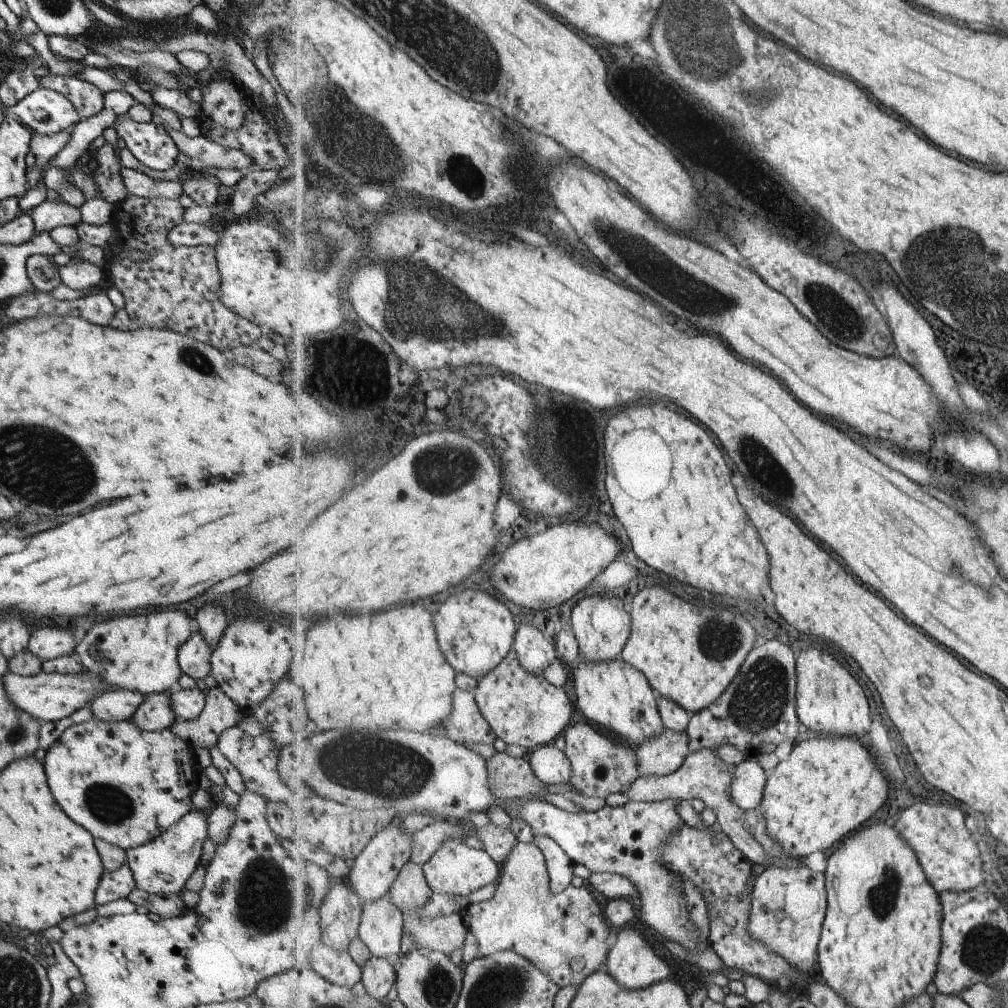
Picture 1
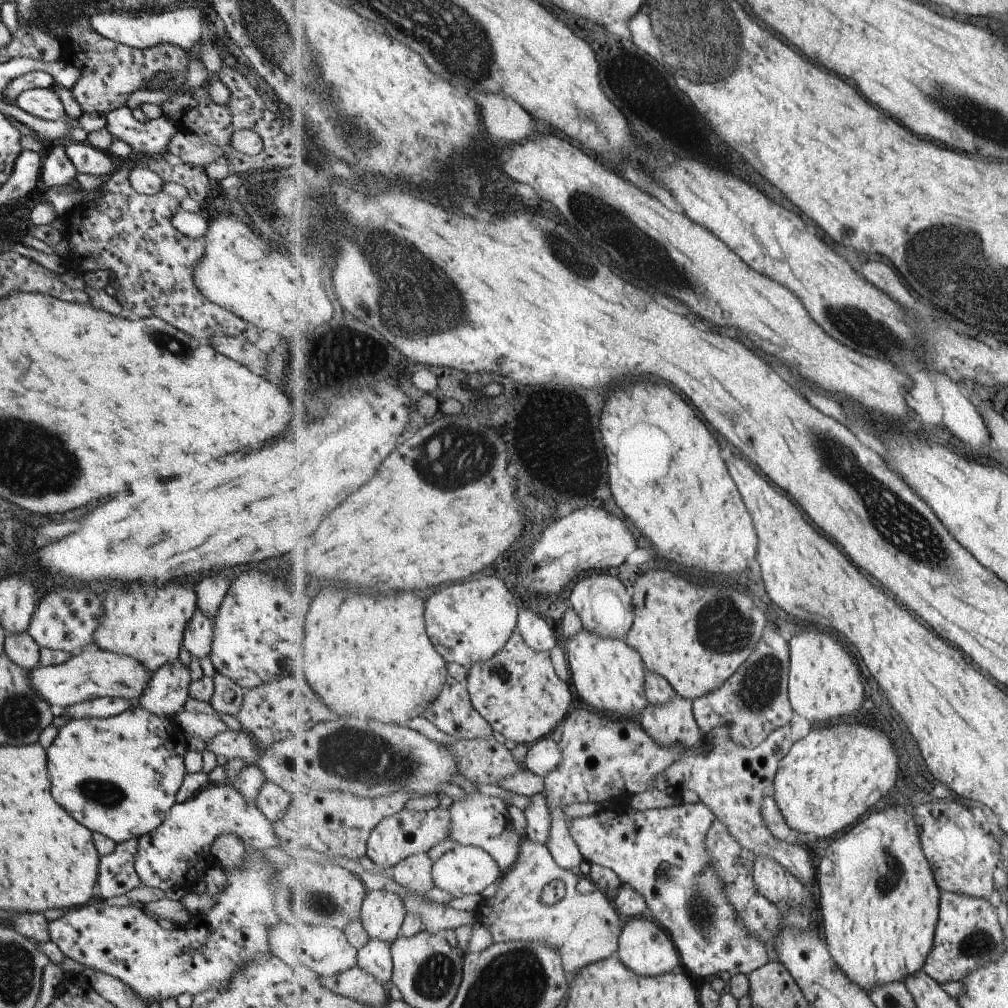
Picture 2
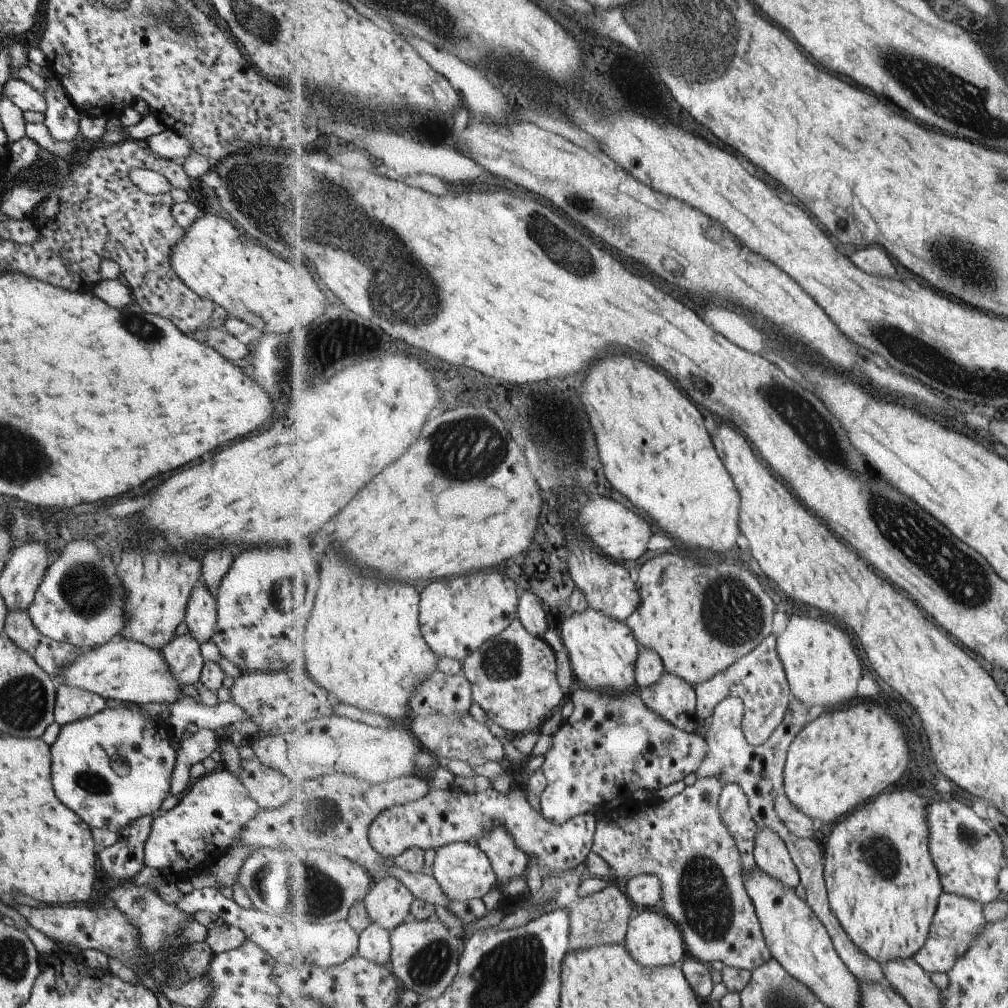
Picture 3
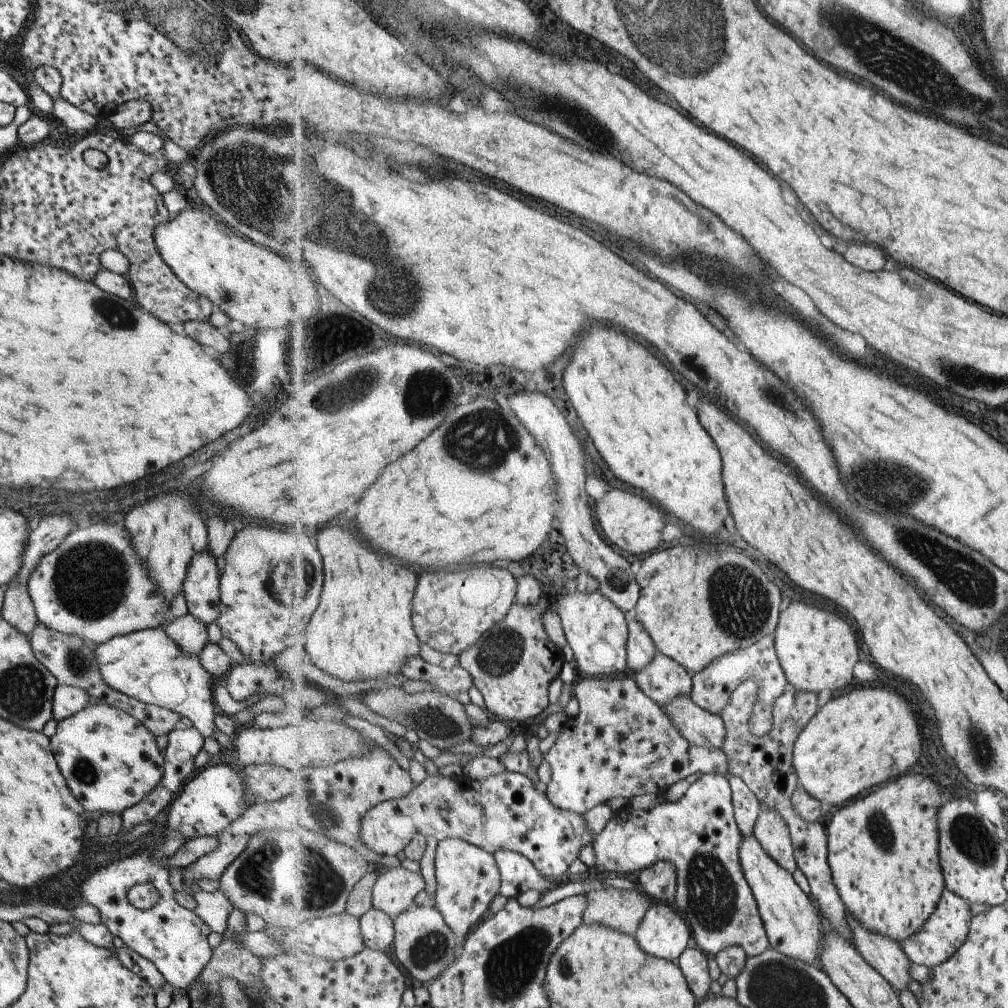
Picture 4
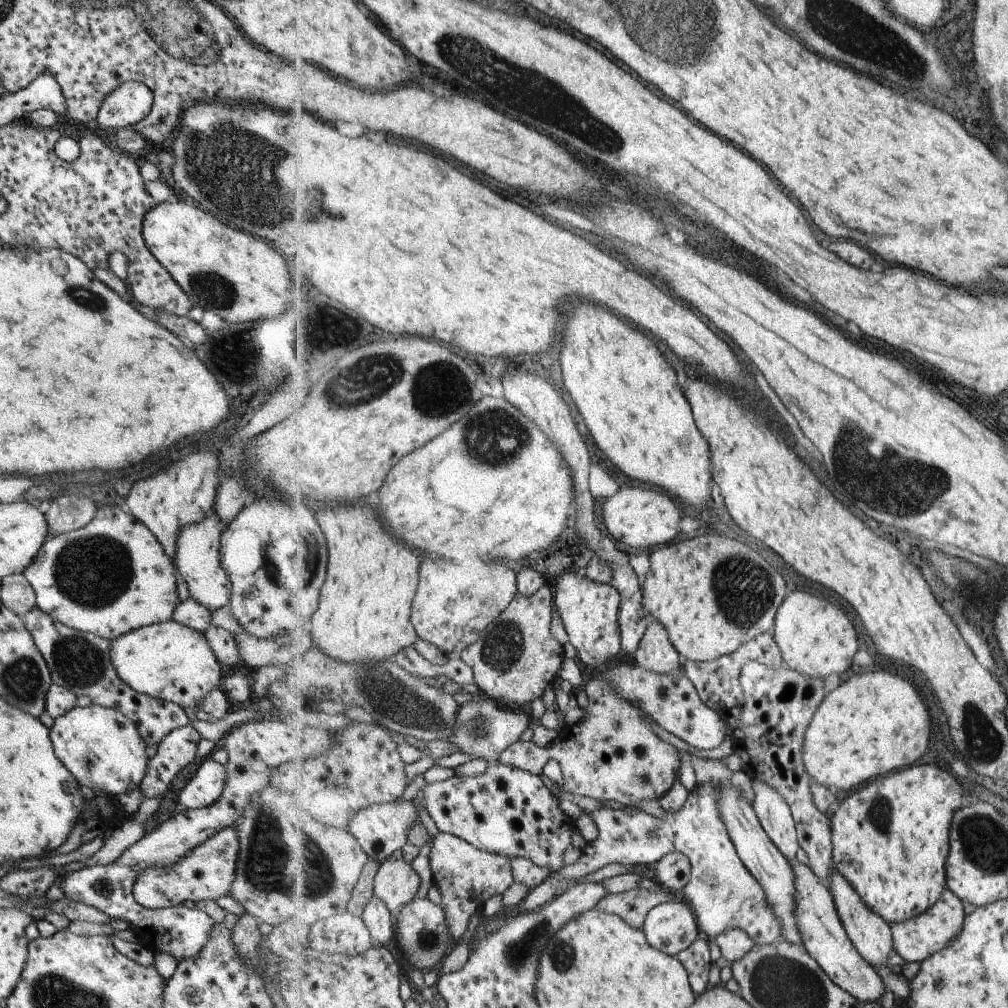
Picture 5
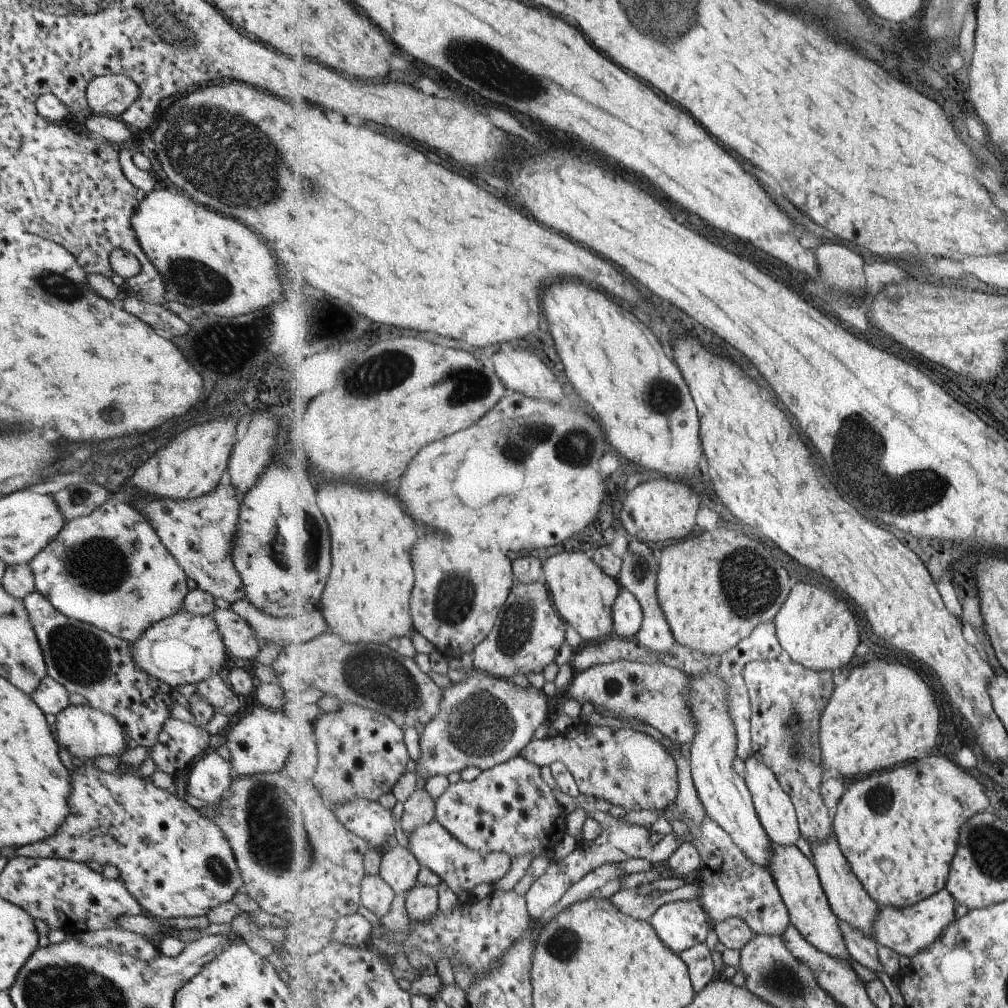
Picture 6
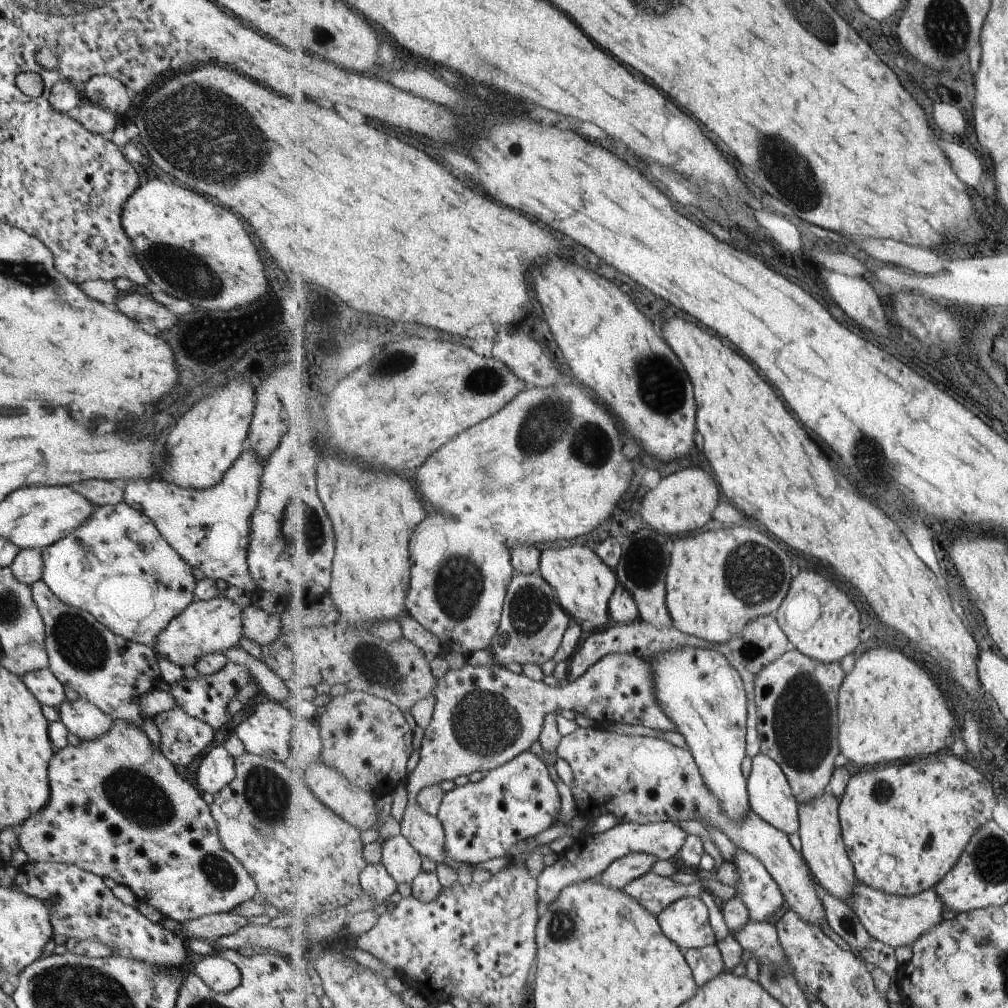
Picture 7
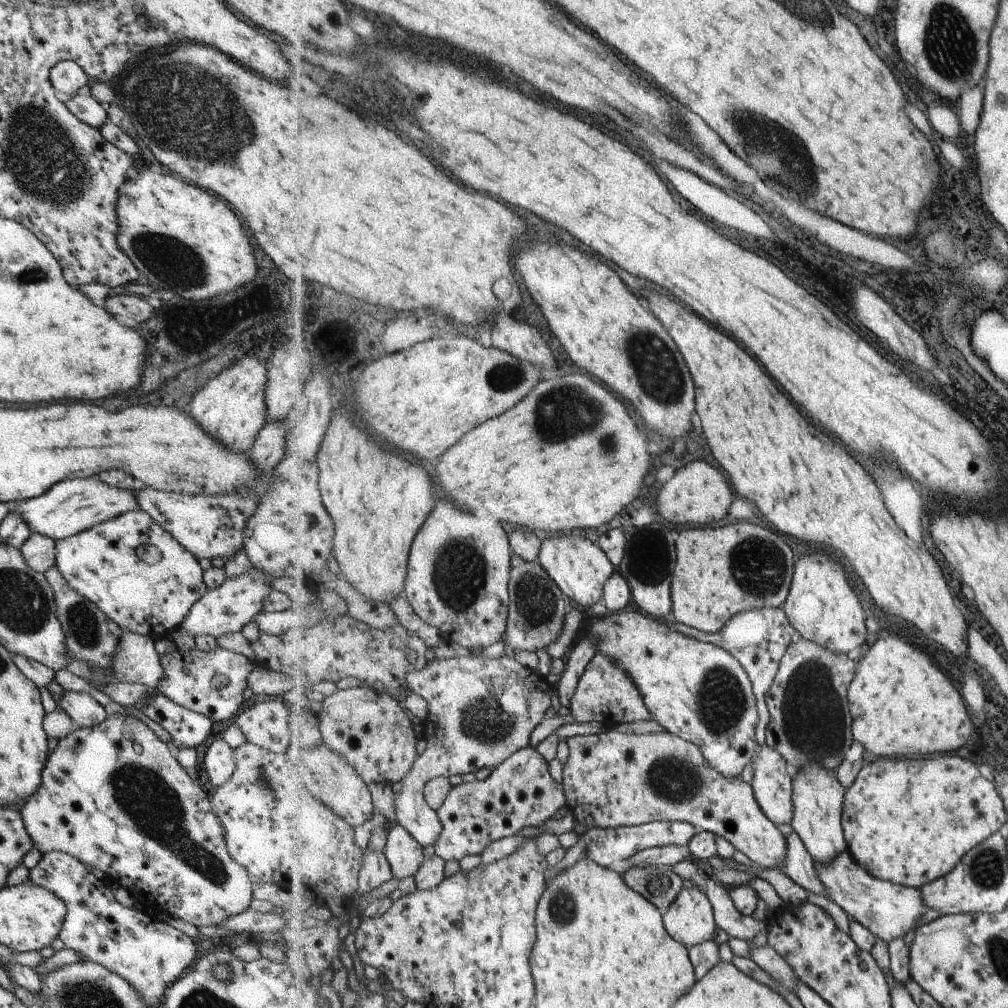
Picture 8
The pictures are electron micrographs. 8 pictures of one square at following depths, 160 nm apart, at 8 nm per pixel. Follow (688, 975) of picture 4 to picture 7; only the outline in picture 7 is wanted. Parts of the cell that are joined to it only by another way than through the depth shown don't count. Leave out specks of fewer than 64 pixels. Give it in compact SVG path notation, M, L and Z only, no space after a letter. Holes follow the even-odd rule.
M717 944L689 949L685 951L685 956L691 965L699 987L712 981L718 974L727 970L721 949Z

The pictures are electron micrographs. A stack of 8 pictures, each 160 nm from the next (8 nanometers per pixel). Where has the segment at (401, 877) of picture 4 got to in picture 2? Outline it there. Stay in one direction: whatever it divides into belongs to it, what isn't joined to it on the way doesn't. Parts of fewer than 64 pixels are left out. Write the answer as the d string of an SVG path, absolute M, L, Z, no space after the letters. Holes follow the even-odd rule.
M384 888L369 891L362 907L362 922L370 940L393 944L400 937L405 913L405 902L395 892Z

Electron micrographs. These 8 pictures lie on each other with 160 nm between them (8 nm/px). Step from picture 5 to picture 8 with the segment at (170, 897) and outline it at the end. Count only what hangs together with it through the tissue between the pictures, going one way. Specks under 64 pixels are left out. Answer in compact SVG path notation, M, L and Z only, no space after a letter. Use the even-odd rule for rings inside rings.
M113 713L107 715L98 725L93 727L75 727L74 731L57 741L53 751L46 756L37 790L24 800L19 809L24 829L32 846L35 846L41 854L49 851L64 852L79 862L96 868L103 873L104 878L112 883L116 882L117 886L125 888L132 896L139 896L147 904L155 904L159 910L165 910L167 914L175 914L178 919L203 930L206 927L221 925L229 917L249 908L253 883L245 868L228 855L224 841L224 830L220 820L212 811L208 797L203 793L200 784L193 780L192 774L177 763L174 752L168 749L149 727L131 716Z

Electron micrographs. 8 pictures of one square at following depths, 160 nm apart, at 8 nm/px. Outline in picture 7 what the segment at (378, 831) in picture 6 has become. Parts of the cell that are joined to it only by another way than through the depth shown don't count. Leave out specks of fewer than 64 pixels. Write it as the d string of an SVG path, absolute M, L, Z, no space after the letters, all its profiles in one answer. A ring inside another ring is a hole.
M321 756L305 770L308 778L308 785L312 791L322 800L329 808L333 809L343 820L348 821L355 828L360 830L377 826L377 812L375 811L375 795L367 792L359 786L349 783L348 778L335 767L326 765Z

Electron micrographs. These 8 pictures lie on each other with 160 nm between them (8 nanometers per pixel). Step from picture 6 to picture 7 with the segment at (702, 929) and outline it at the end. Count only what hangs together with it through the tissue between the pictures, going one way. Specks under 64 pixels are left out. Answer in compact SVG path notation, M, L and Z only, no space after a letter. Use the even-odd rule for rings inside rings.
M700 897L677 900L658 914L657 918L663 932L683 951L718 942L709 922L709 908Z

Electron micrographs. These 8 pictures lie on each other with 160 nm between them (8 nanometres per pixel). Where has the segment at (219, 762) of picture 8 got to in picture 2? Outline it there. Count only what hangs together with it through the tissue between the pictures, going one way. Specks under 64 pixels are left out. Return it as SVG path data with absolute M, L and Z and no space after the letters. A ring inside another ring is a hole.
M209 782L185 802L173 804L157 828L137 839L133 870L140 885L165 891L175 888L185 879L196 882L199 877L196 868L207 868L205 856L210 852L213 840L221 834L237 836L245 850L263 849L274 854L279 851L279 840L272 824L257 810L254 802L243 800L226 783Z

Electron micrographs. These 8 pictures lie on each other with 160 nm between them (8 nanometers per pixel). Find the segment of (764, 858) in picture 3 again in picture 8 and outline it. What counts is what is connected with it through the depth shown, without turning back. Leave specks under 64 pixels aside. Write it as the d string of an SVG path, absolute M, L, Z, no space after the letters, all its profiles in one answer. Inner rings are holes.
M768 743L759 745L759 754L753 762L752 785L764 813L777 824L791 824L794 817L794 778L786 758Z

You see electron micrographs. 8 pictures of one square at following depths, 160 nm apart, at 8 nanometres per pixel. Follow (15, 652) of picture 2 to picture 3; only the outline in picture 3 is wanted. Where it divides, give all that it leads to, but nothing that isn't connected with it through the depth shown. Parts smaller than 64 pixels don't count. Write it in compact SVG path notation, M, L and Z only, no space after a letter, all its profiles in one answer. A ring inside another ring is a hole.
M26 610L6 611L3 631L21 650L31 656L42 637L29 620Z

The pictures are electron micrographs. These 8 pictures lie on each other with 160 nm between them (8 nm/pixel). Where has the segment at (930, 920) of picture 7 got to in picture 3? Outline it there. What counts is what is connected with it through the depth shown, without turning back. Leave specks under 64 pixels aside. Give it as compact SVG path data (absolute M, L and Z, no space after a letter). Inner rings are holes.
M943 891L928 942L913 959L928 973L948 973L980 938L985 927L987 927L987 920L983 914L983 905L979 901Z

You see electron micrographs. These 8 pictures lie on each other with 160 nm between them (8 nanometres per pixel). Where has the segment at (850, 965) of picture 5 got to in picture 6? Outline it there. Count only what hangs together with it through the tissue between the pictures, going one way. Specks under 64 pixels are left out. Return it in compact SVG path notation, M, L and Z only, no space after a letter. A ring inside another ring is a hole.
M770 840L770 863L768 867L772 872L773 879L780 889L784 904L787 905L792 924L795 925L805 938L814 947L834 956L839 960L847 961L850 950L840 929L840 918L832 909L828 896L815 863L811 862L795 845L782 845Z

